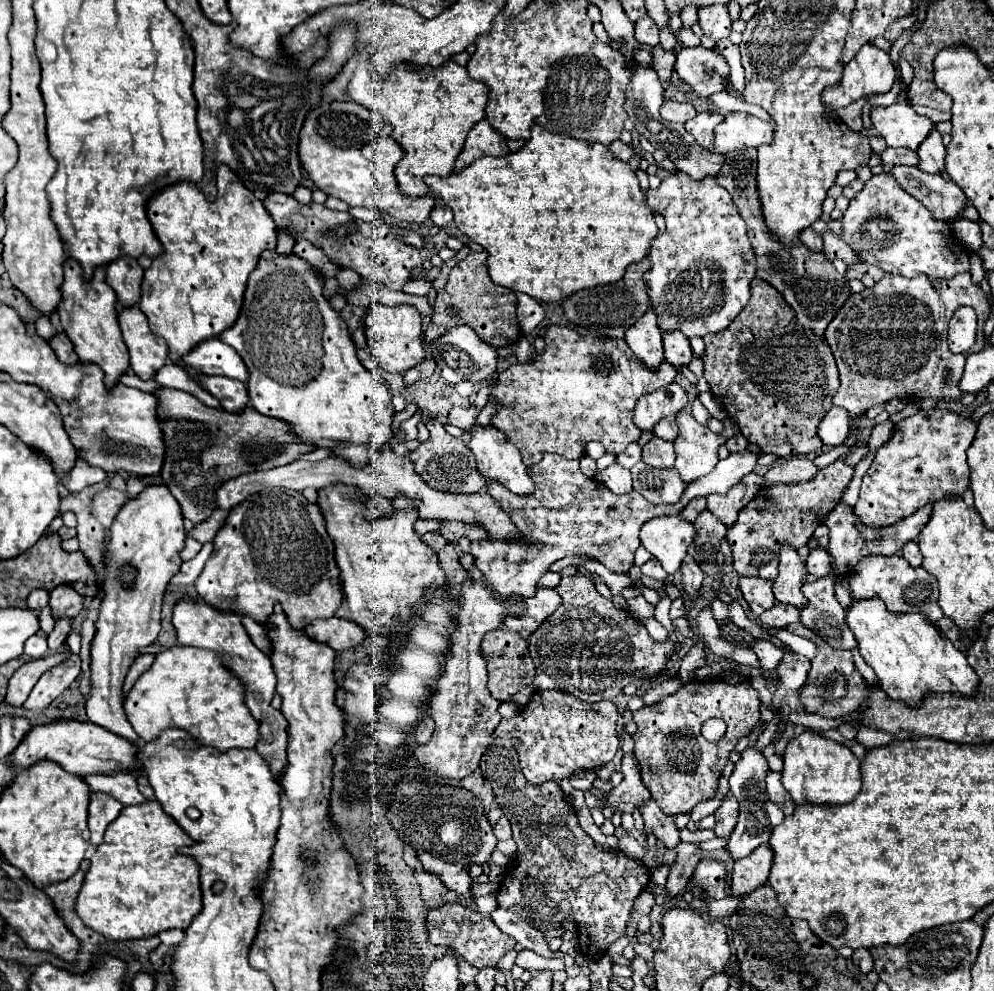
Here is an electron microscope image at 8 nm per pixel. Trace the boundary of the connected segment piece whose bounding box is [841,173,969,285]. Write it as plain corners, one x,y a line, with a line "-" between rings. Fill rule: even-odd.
889,173
871,177
865,183
863,191
851,199
849,209
845,211
841,221
843,221
843,241
847,245
851,245
851,249
855,249
863,261
877,265
887,273
903,275
903,277
917,277
919,273
927,273
931,283
937,285
941,279
949,279
957,273
969,271
969,255
967,255
965,247
955,239
951,225
945,221
933,219
929,209
925,209
917,199
913,199
909,193
905,193
895,183
893,175
889,175

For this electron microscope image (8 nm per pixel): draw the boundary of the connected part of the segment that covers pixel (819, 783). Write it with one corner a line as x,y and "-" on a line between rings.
805,731
787,743
787,749
783,753
781,783
789,791
795,805
849,803
861,791
859,765
859,759
847,745

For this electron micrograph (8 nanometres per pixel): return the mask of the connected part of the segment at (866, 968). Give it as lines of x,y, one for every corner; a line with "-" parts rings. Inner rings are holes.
857,949
853,953
853,961
861,973
869,973
873,969
873,957
869,955
867,949

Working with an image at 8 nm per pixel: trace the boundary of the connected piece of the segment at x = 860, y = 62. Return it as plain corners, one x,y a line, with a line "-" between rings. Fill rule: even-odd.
867,43
859,49
859,53
845,65
845,71
843,71
843,79
837,83
837,85
831,85
827,87
821,97
823,97
823,103
827,103
829,107
833,109
841,109
841,107
847,107
849,103
865,97
865,95
871,95
871,93
887,93
893,85
893,81
897,79
897,71
895,71
895,65
891,63
891,57
887,51
881,51
879,47

